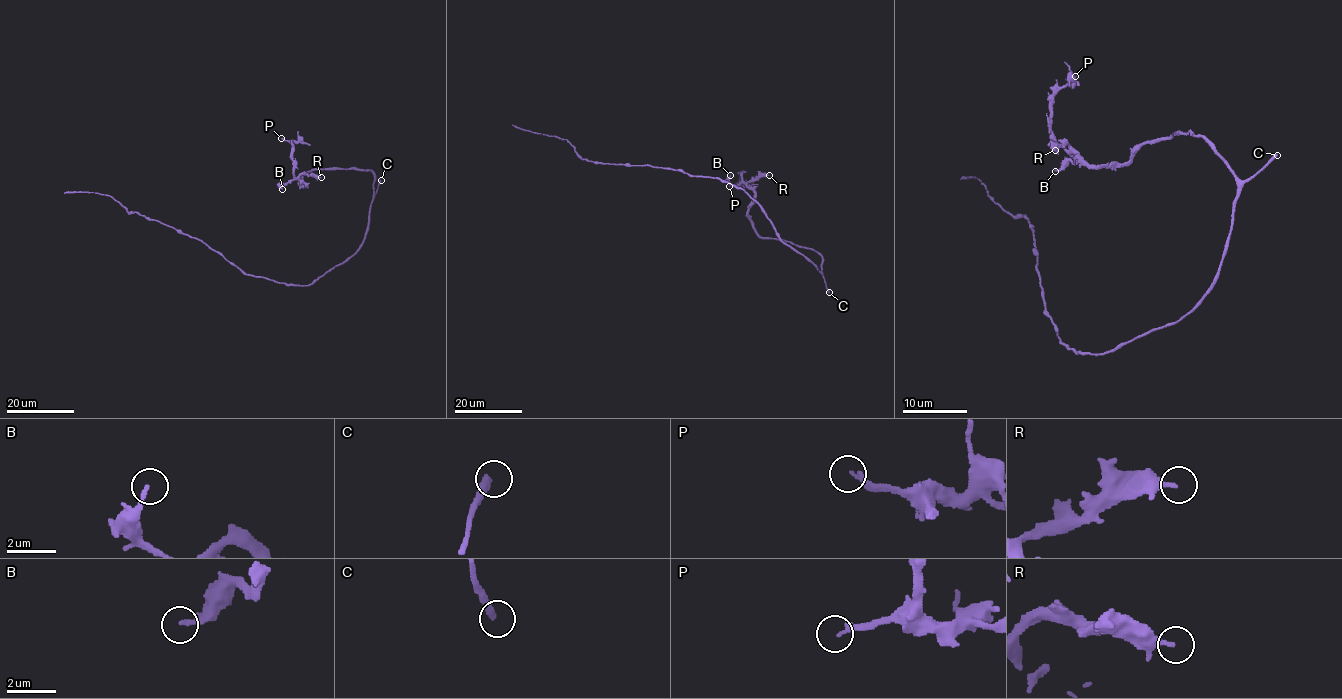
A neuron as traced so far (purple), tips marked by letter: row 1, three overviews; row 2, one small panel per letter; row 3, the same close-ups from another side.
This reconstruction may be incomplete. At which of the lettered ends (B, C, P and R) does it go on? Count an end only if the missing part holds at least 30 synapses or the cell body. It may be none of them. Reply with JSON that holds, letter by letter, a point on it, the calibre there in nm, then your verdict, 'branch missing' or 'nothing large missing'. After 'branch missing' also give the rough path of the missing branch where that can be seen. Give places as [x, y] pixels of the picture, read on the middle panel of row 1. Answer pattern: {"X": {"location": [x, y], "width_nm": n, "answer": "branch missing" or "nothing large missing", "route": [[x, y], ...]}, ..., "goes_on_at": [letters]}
{"B": {"location": [730, 175], "width_nm": 150, "answer": "nothing large missing"}, "C": {"location": [829, 292], "width_nm": 360, "answer": "branch missing"}, "P": {"location": [729, 186], "width_nm": 150, "answer": "nothing large missing"}, "R": {"location": [769, 175], "width_nm": 220, "answer": "nothing large missing"}, "goes_on_at": ["C"]}

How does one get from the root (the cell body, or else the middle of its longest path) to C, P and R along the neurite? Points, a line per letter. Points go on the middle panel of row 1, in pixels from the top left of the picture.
C: (776, 232), (783, 242), (820, 271), (829, 292)
P: (776, 232), (821, 271), (822, 257), (813, 250), (757, 233), (747, 214), (754, 193), (742, 173), (729, 186)
R: (776, 232), (821, 271), (817, 252), (763, 238), (750, 221), (754, 193), (747, 183), (769, 175)

